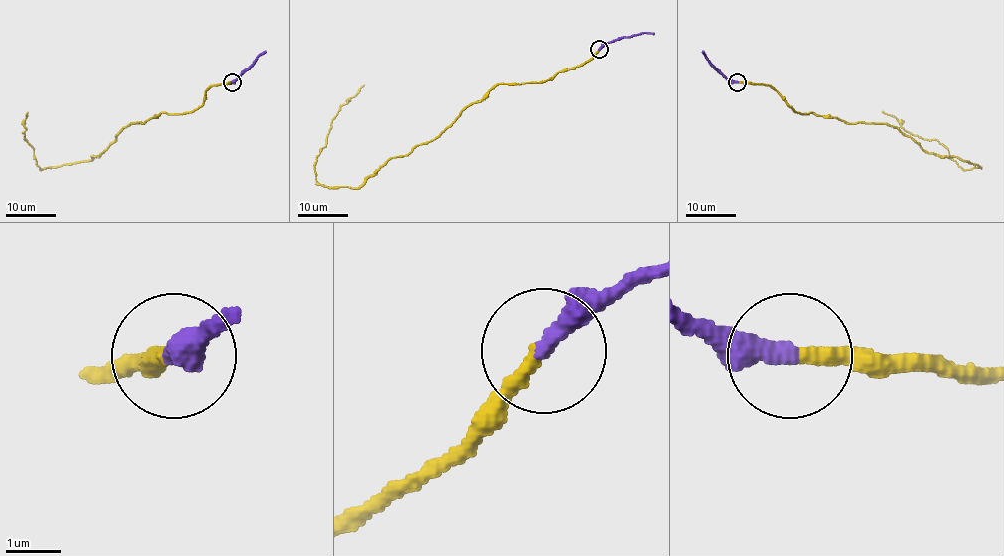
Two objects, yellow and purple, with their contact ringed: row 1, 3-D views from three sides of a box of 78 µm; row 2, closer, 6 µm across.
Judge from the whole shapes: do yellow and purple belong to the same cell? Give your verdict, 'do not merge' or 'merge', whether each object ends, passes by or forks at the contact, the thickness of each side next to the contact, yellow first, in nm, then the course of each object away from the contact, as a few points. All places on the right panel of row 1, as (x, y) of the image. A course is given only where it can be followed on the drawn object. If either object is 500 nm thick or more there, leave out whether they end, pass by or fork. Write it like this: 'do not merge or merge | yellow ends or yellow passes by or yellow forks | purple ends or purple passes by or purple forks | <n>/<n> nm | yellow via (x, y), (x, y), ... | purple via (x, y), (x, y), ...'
merge | yellow ends | purple ends | 260/400 nm | yellow via (737, 82), (771, 86), (801, 113), (885, 123), (927, 152), (980, 166), (961, 169), (937, 141), (882, 111) | purple via (737, 82), (717, 71), (703, 51)

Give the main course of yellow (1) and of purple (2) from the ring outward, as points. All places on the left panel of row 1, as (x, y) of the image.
1: (232, 82), (209, 86), (200, 106), (182, 113), (130, 123), (90, 161), (39, 169), (24, 140), (27, 111)
2: (232, 82), (266, 51)

